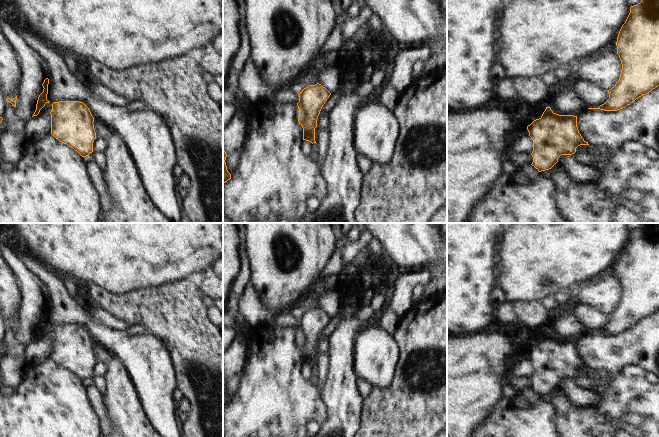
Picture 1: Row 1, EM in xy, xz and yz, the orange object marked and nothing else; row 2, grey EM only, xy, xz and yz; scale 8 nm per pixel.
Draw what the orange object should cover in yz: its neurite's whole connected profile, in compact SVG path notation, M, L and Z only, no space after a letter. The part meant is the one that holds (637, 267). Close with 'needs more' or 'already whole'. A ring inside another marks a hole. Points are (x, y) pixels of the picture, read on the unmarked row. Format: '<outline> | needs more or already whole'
M642 223L641 226L638 227L637 229L631 230L630 237L629 237L625 247L622 249L617 262L614 265L612 265L610 268L603 271L597 277L593 278L592 280L579 282L578 285L582 285L584 283L594 281L605 275L614 275L619 279L619 282L621 284L621 288L622 288L621 298L620 298L619 304L615 308L615 310L612 311L611 313L607 314L609 317L609 323L604 328L600 329L598 332L588 332L588 333L600 333L600 334L604 334L604 335L617 335L617 334L625 332L627 329L630 329L632 326L634 326L636 323L638 323L642 319L646 319L649 316L651 316L653 313L658 311L659 310L659 223Z | needs more

